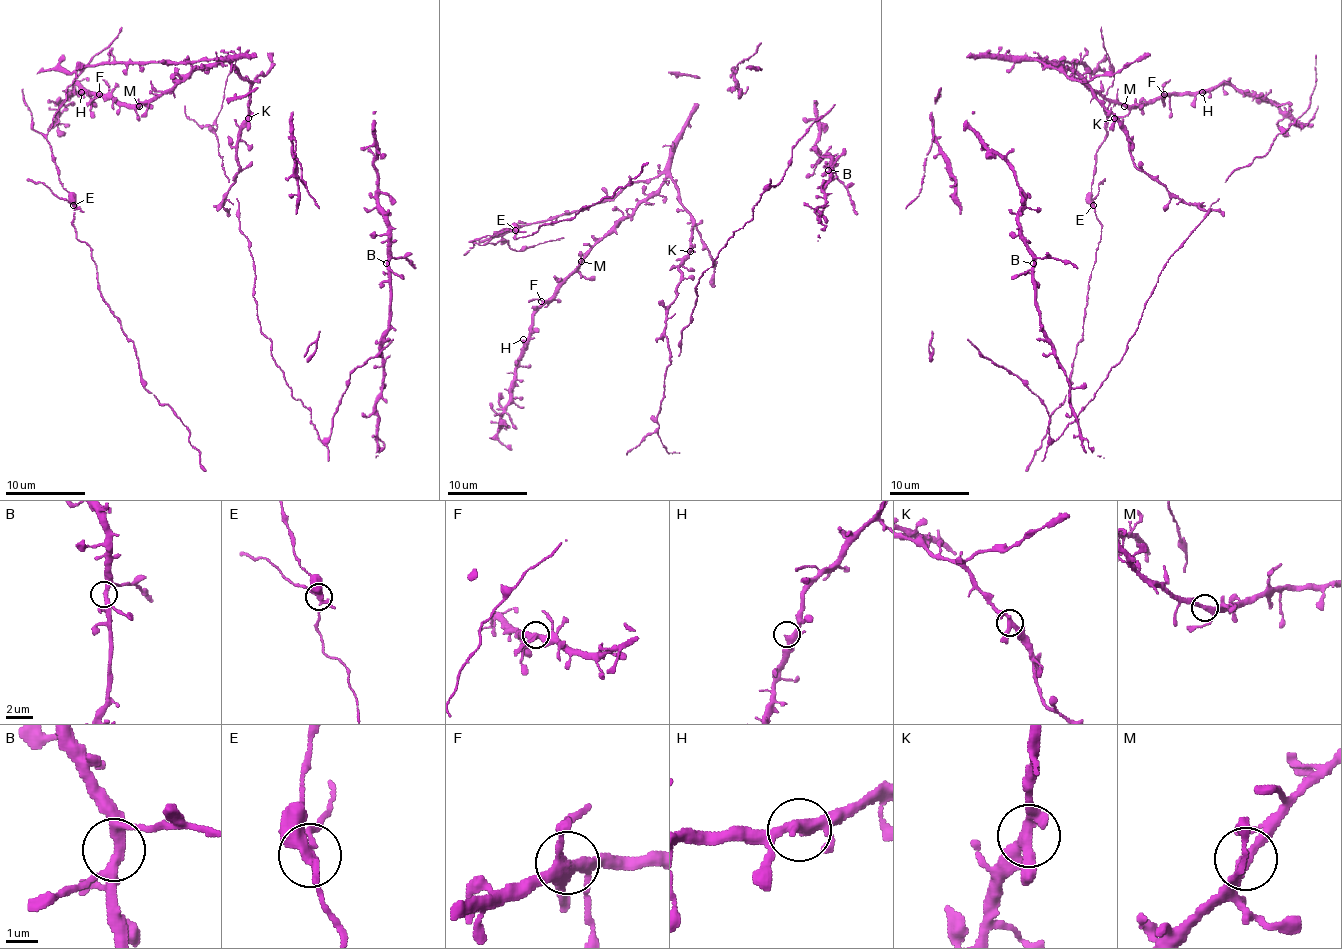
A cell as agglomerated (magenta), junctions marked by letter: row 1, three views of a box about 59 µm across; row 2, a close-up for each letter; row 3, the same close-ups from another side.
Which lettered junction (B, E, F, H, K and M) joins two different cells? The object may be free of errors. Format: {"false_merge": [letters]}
{"false_merge": ["E"]}

